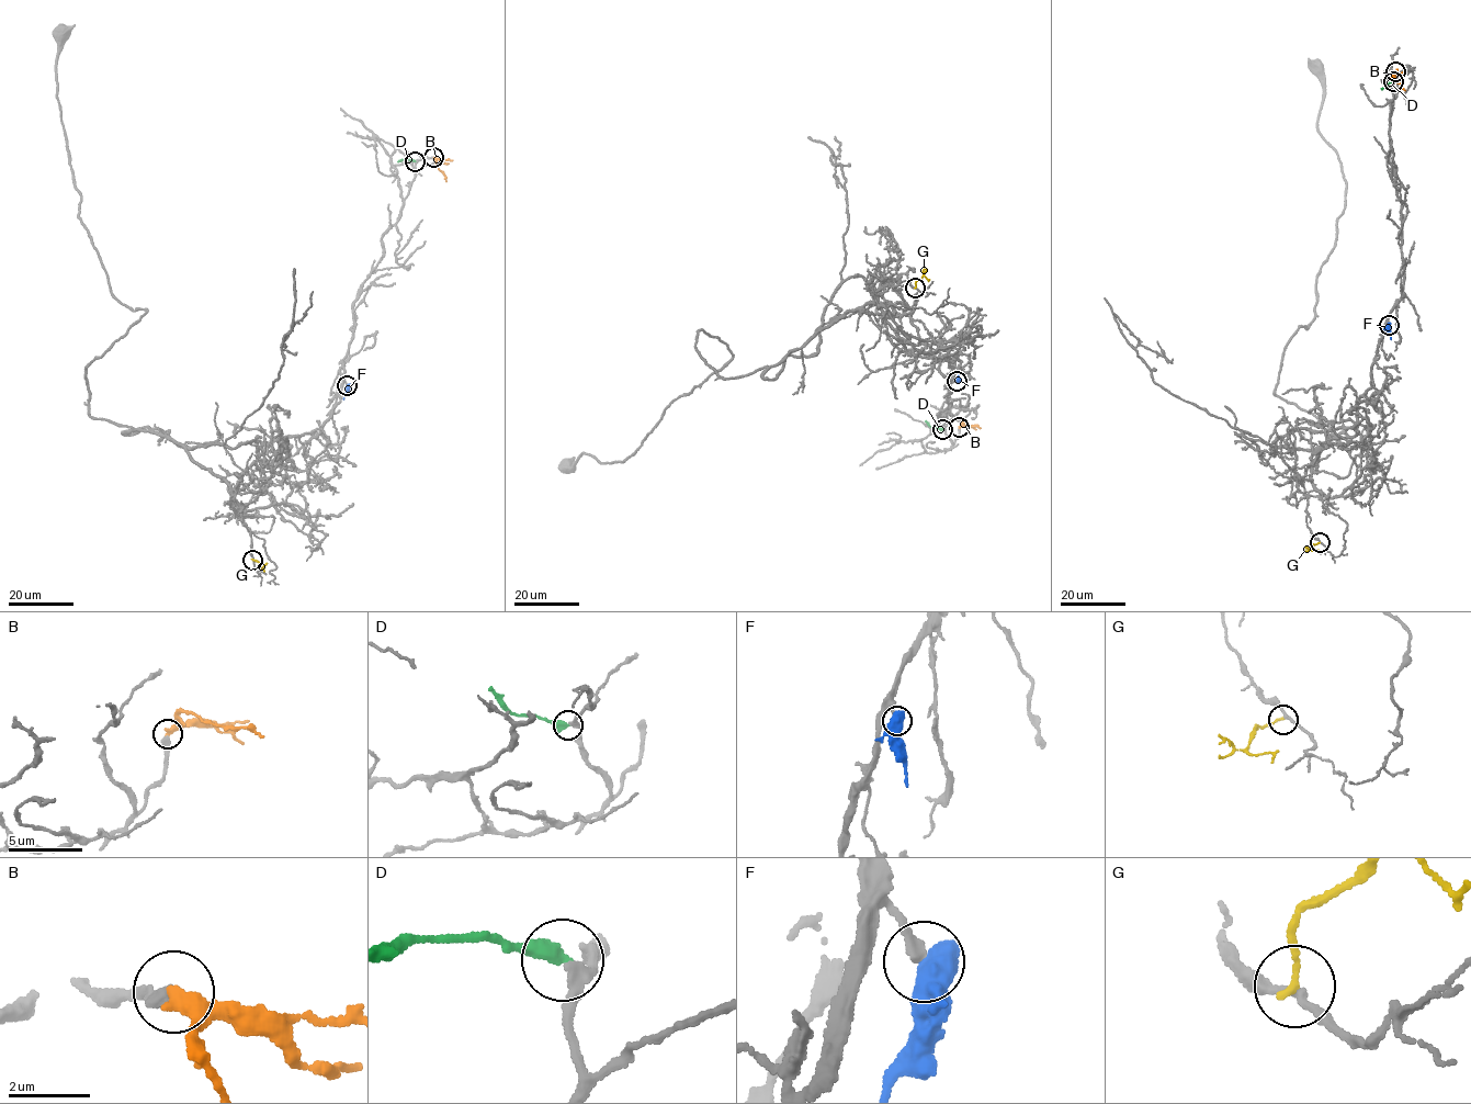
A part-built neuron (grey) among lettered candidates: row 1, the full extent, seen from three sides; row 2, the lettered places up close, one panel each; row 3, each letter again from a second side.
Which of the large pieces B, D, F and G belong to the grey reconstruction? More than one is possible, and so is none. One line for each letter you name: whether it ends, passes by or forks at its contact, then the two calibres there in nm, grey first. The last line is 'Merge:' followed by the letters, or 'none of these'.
B: It ends there. Thickness 420 nm (grey) against 420 nm
D: It ends there. Thickness 200 nm (grey) against 440 nm
Merge: B, D

